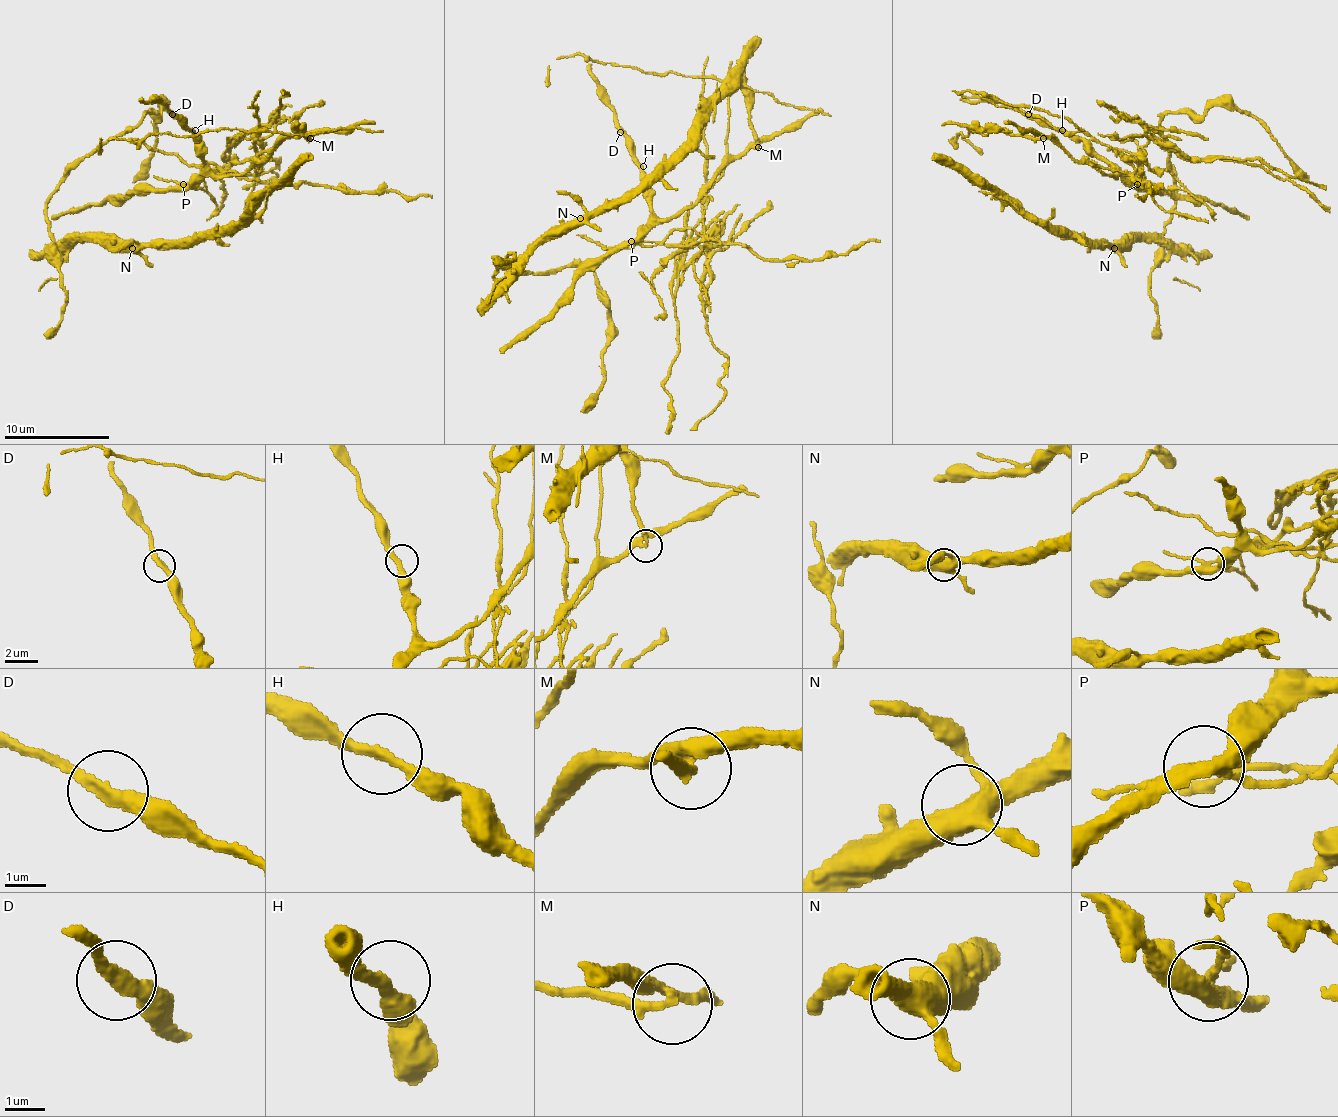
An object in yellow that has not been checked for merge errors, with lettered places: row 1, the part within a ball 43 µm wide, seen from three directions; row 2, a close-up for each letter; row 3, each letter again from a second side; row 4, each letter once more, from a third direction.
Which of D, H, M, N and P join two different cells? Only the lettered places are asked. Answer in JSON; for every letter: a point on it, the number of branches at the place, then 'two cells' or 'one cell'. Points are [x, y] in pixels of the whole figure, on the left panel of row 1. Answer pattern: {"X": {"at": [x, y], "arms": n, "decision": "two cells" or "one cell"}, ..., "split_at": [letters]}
{"D": {"at": [172, 114], "arms": 2, "decision": "one cell"}, "H": {"at": [195, 130], "arms": 2, "decision": "one cell"}, "M": {"at": [310, 138], "arms": 3, "decision": "two cells"}, "N": {"at": [132, 248], "arms": 4, "decision": "one cell"}, "P": {"at": [183, 184], "arms": 4, "decision": "two cells"}, "split_at": ["M", "P"]}

